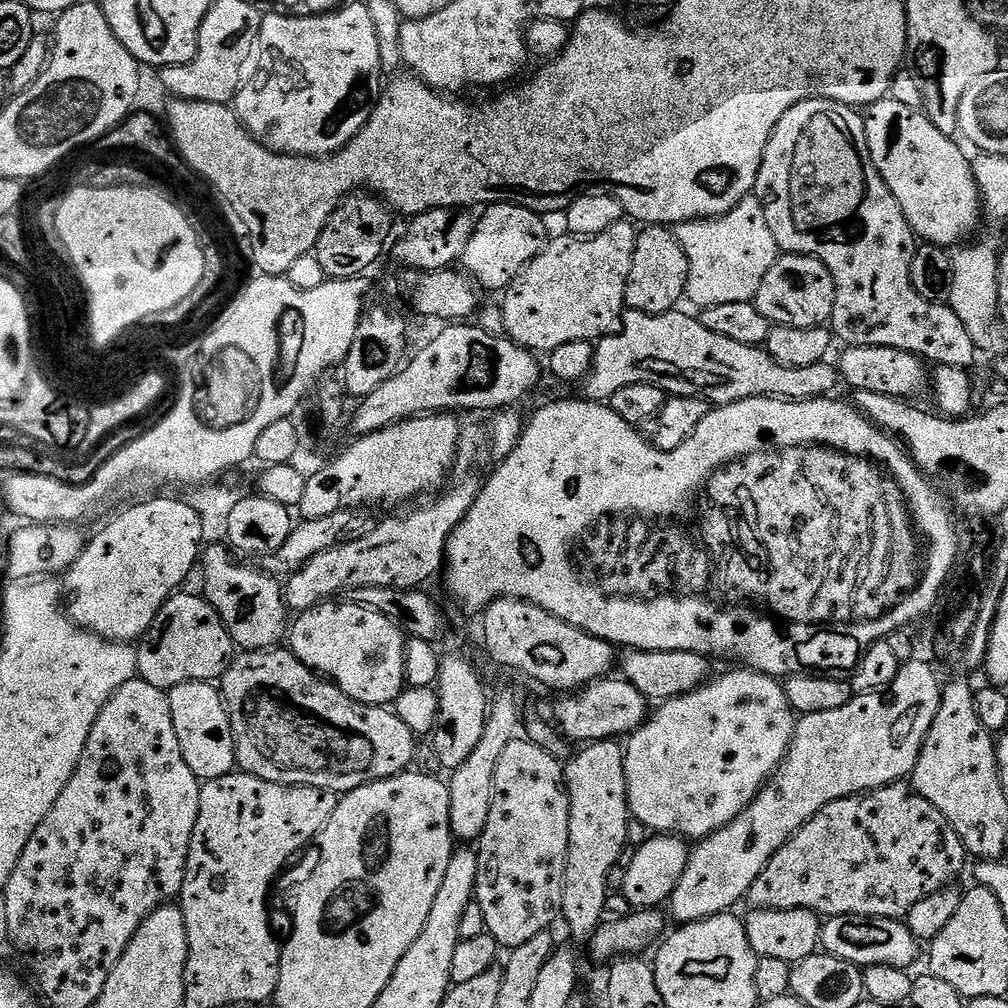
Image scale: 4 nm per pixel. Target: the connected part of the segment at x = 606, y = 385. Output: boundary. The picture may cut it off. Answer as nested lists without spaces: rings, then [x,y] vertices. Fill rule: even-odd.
[[[681,310],[664,312],[661,316],[647,316],[641,312],[625,311],[622,327],[614,336],[606,336],[596,344],[594,362],[583,381],[583,395],[597,402],[607,402],[614,390],[631,384],[653,384],[668,396],[697,396],[707,400],[709,405],[733,404],[750,398],[768,396],[772,400],[819,400],[833,395],[836,384],[841,383],[837,365],[832,362],[814,366],[782,366],[774,362],[767,347],[751,348],[734,342],[731,338],[722,338],[722,334],[713,334],[700,324],[695,315],[687,316]]]

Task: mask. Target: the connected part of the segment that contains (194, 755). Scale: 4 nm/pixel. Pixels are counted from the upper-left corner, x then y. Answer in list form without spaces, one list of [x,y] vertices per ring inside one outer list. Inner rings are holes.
[[[186,682],[170,689],[168,701],[174,718],[174,734],[178,734],[178,746],[182,746],[186,766],[194,770],[201,782],[233,772],[237,767],[236,743],[221,689],[212,682]]]

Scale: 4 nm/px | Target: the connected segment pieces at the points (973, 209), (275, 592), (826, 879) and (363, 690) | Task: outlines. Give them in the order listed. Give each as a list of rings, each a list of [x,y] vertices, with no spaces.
[[[890,98],[867,108],[864,129],[870,158],[882,182],[921,241],[952,250],[975,237],[972,235],[982,221],[980,188],[972,173],[973,161],[953,137],[942,134],[920,108],[902,106]]]
[[[209,543],[202,552],[202,568],[204,564],[204,589],[202,595],[210,601],[214,610],[222,618],[226,630],[230,634],[233,645],[244,652],[262,652],[277,647],[280,639],[286,636],[286,620],[284,624],[284,612],[286,613],[286,592],[281,581],[277,577],[261,570],[259,567],[247,568],[235,560],[237,557],[223,543]]]
[[[897,782],[887,784],[885,788],[873,788],[871,792],[862,792],[859,796],[847,796],[841,800],[835,800],[827,804],[822,810],[818,810],[818,814],[814,814],[814,818],[810,818],[810,822],[803,824],[786,842],[786,846],[782,846],[782,850],[778,850],[778,854],[774,854],[774,858],[770,858],[766,870],[762,870],[762,874],[758,874],[754,886],[750,886],[746,900],[747,903],[752,903],[753,909],[798,910],[801,908],[815,912],[821,918],[869,916],[870,918],[904,920],[909,910],[918,906],[918,902],[922,902],[922,898],[930,898],[930,894],[941,892],[943,888],[955,885],[956,879],[960,876],[960,871],[964,868],[964,860],[966,861],[966,853],[962,838],[958,838],[954,826],[950,826],[950,822],[946,822],[946,818],[942,818],[938,806],[930,806],[930,802],[926,802],[926,798],[922,798],[911,783]]]
[[[321,602],[314,608],[307,608],[304,612],[299,613],[295,617],[296,621],[291,621],[290,624],[290,640],[292,636],[292,645],[290,651],[292,655],[299,658],[306,667],[312,669],[313,672],[319,674],[321,677],[327,678],[331,683],[335,684],[337,688],[343,690],[351,700],[357,700],[363,704],[375,704],[377,706],[392,706],[395,705],[396,699],[404,693],[406,681],[404,675],[406,674],[406,637],[401,632],[400,627],[394,623],[390,618],[386,618],[382,614],[378,614],[369,608],[363,608],[351,602],[345,604],[336,604],[340,602]]]

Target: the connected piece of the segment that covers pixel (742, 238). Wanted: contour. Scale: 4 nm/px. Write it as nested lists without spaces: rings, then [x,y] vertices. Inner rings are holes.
[[[755,198],[743,200],[725,216],[718,216],[715,220],[691,220],[688,224],[677,224],[674,231],[688,263],[686,300],[687,303],[697,304],[700,310],[710,306],[726,306],[726,302],[755,301],[758,286],[762,286],[762,278],[770,274],[770,266],[774,266],[778,258],[774,234],[770,234],[770,226],[766,226],[766,214]]]

